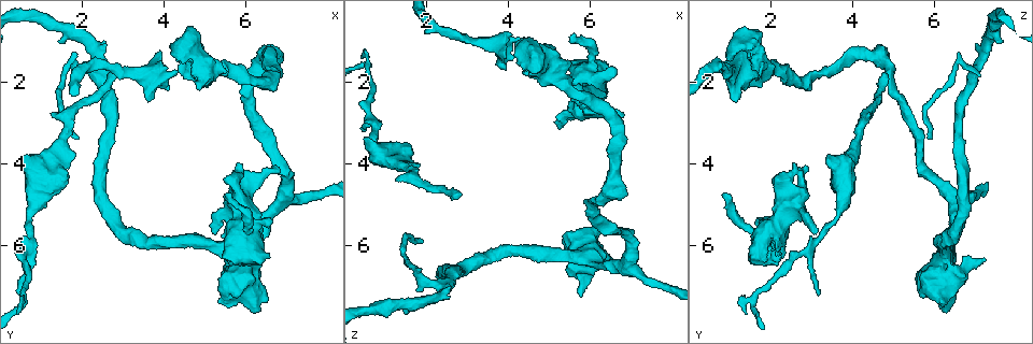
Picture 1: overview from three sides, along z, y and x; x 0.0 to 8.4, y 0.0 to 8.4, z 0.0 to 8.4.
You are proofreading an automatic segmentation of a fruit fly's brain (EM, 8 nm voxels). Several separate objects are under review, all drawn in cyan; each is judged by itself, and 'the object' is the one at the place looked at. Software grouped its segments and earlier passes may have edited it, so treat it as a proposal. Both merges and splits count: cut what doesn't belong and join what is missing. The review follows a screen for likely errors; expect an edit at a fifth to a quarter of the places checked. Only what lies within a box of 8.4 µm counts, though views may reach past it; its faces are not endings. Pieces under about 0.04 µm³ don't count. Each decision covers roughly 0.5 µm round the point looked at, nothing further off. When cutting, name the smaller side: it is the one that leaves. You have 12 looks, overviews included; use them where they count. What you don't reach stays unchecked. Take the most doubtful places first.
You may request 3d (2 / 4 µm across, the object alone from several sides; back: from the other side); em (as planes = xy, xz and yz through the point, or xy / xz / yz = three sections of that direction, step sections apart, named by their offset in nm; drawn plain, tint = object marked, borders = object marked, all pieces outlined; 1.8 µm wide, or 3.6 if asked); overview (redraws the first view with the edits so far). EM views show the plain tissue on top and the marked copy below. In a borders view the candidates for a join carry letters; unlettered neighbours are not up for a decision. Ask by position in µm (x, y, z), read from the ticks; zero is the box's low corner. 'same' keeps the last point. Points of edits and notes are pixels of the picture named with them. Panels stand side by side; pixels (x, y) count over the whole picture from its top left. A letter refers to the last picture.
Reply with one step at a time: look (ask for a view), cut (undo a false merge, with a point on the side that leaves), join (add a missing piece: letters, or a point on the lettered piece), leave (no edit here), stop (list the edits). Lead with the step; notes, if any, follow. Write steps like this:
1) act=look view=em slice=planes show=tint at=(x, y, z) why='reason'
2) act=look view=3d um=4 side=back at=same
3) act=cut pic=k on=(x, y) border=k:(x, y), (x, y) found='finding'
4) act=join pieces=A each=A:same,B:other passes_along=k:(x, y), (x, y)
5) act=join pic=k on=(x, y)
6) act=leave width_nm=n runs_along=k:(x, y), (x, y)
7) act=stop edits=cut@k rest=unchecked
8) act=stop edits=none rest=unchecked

act=look view=em slice=planes show=borders at=(2.85, 1.85, 4.70) why='an open end'

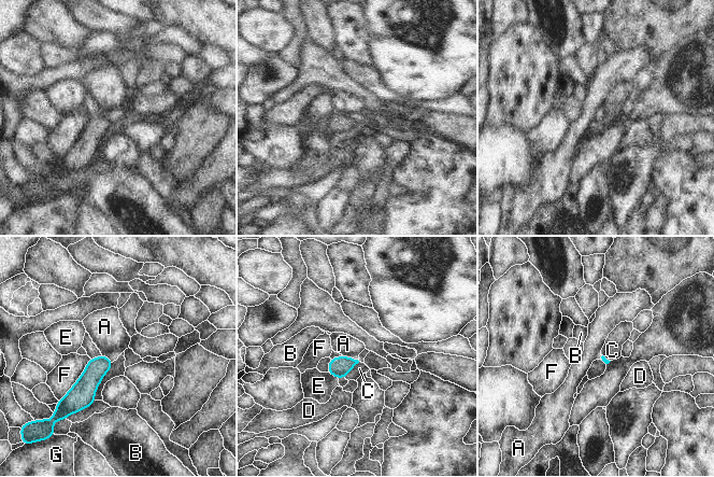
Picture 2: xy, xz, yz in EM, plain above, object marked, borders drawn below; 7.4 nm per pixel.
act=join pieces=C longest_contact=F:400nm each=A:other,B:other,C:same,D:other,E:other,F:other,G:other found='it goes on there'

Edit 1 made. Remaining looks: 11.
act=look view=overview

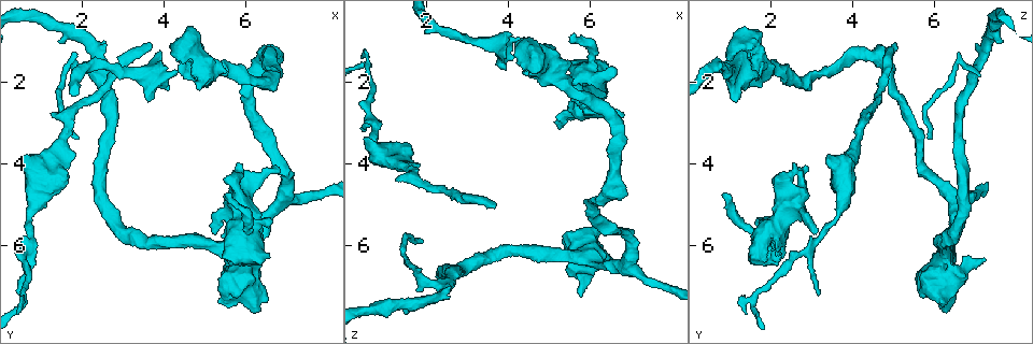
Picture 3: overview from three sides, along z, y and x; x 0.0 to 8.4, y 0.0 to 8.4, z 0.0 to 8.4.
act=look view=em slice=planes show=borders at=(3.90, 1.25, 1.30) why='free end'

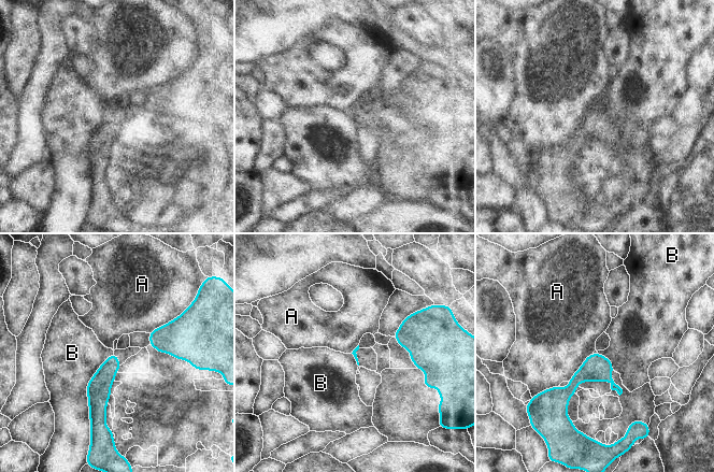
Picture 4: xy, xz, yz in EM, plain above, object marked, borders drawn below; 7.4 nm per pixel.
act=leave each=A:other,B:other border=4:(113, 352), (87, 384), (89, 425) found='none of them fits'

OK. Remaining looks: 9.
act=look view=em slice=planes show=borders at=(5.20, 5.70, 3.10) why='free end'

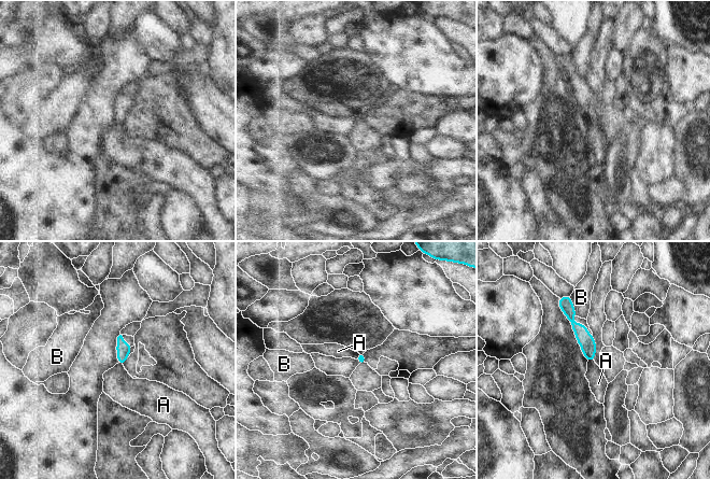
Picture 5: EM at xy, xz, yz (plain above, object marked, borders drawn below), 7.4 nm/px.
act=leave each=A:other,B:other border=5:(356, 352), (357, 358) found='no lettered piece goes on from it'

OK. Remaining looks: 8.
act=look view=em slice=xz step=4 show=borders at=(6.75, 4.15, 2.85) why='branch stops here'

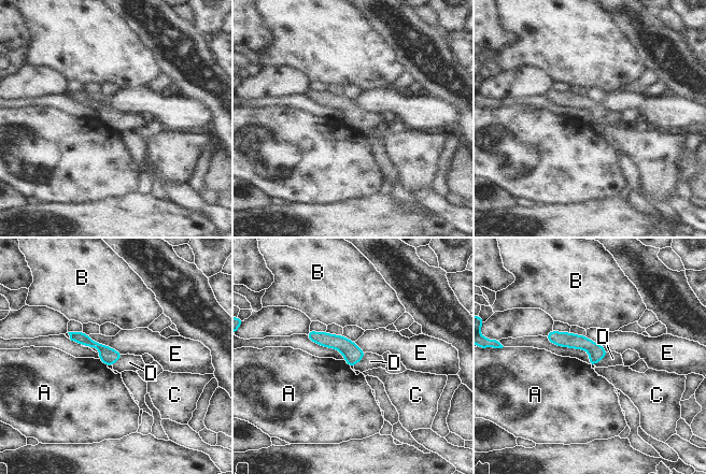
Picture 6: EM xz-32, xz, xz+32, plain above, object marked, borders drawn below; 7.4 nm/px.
act=look view=em slice=planes show=borders at=same why='another direction'

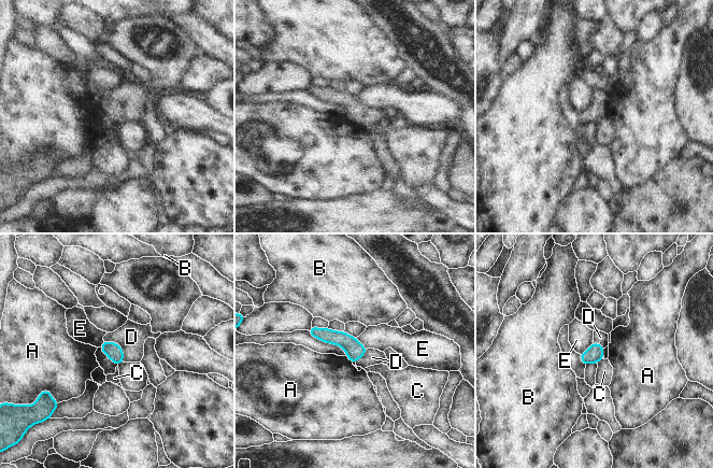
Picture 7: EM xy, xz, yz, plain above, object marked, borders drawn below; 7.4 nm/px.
act=join pieces=D width_nm=130 each=A:other,B:other,C:other,D:same,E:other passes_along=7:(113, 351), (120, 346), (131, 337) found='the neuron continues'

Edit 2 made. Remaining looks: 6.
act=look view=em slice=planes show=tint at=(5.65, 4.75, 0.85) why='an open end'

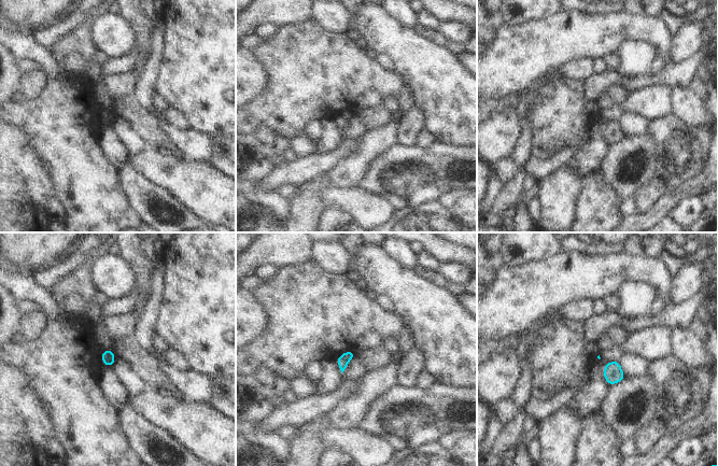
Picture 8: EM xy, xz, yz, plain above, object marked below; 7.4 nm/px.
act=look view=em slice=planes show=borders at=same

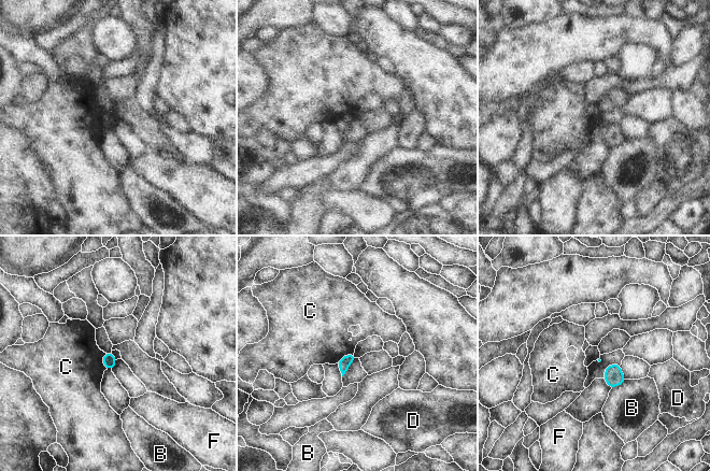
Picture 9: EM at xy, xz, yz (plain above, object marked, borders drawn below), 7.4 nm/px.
act=leave each=B:other,C:other,D:other,F:other border=9:(353, 353), (343, 355), (336, 362) found='none of them fits'

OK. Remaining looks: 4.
act=stop edits=join@2,join@7 rest=unchecked

